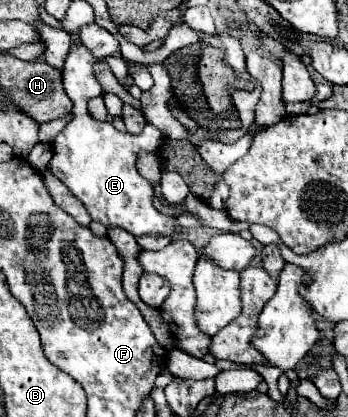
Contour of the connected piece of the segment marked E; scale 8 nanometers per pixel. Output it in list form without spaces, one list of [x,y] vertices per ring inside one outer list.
[[[77,37],[77,41],[69,49],[62,71],[65,92],[75,101],[75,117],[55,137],[53,159],[49,163],[49,169],[85,205],[93,221],[99,221],[105,227],[121,227],[135,237],[155,235],[175,239],[179,233],[177,217],[167,215],[153,205],[153,185],[145,177],[141,177],[141,173],[135,167],[137,155],[143,151],[155,152],[163,135],[153,125],[145,125],[141,135],[133,135],[129,131],[121,133],[113,127],[113,123],[97,121],[89,115],[89,99],[103,94],[102,87],[93,73],[95,61],[97,59],[93,57],[93,53]]]

